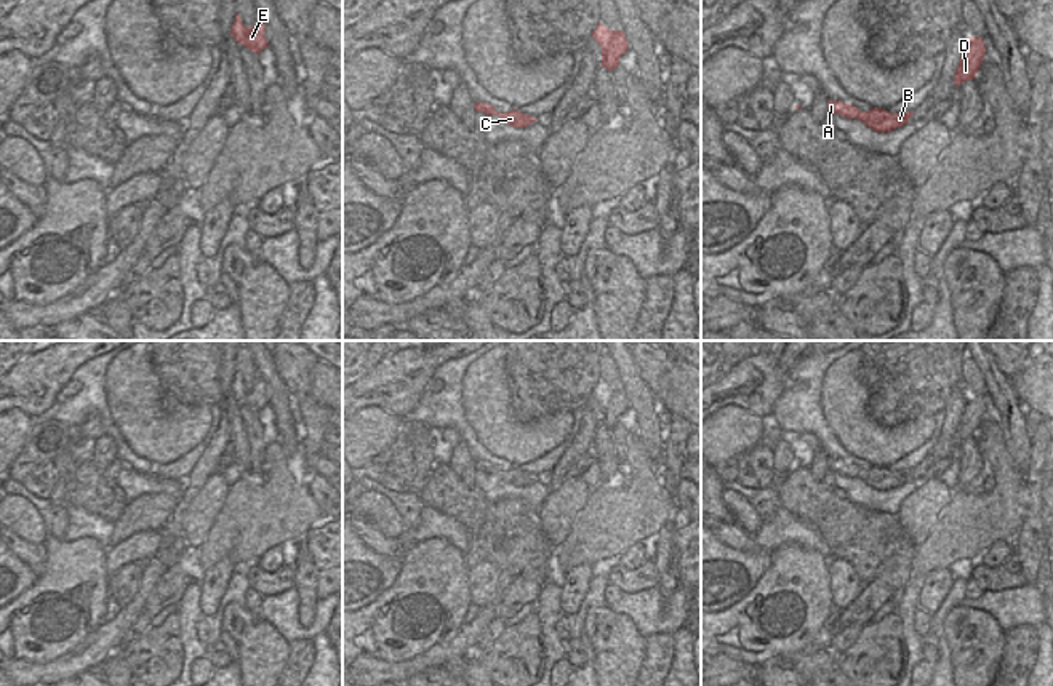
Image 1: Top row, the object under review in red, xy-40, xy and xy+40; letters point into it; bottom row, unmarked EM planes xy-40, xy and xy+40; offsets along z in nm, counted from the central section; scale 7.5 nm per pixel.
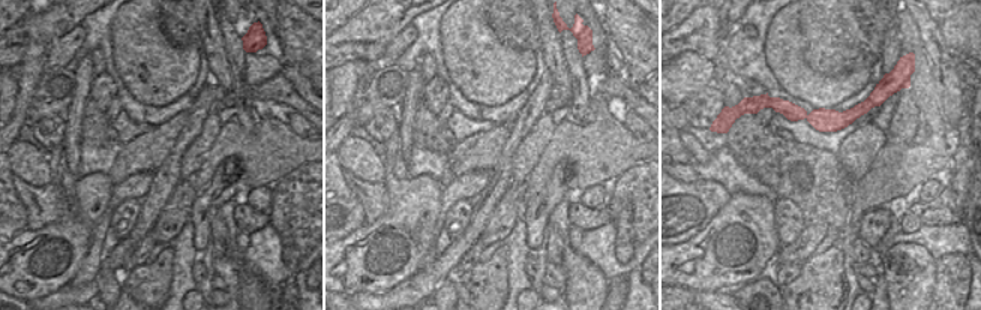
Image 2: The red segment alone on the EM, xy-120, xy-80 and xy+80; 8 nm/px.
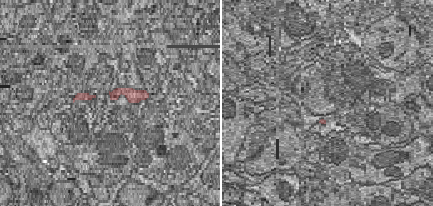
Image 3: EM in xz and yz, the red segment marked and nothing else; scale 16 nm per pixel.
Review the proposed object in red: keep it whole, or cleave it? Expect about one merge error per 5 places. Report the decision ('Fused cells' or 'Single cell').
Single cell.

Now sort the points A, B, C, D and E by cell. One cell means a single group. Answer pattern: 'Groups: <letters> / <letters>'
Groups: A B C D E.

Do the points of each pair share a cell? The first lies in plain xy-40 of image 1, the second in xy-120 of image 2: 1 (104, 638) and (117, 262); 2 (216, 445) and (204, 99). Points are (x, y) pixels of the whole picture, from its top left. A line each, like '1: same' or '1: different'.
1: same
2: same

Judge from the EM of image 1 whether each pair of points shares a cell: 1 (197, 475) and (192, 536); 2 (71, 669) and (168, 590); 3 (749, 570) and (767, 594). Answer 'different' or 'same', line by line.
1: different
2: different
3: different

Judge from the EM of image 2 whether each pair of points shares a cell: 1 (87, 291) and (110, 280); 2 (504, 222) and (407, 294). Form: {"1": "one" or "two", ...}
{"1": "two", "2": "two"}

